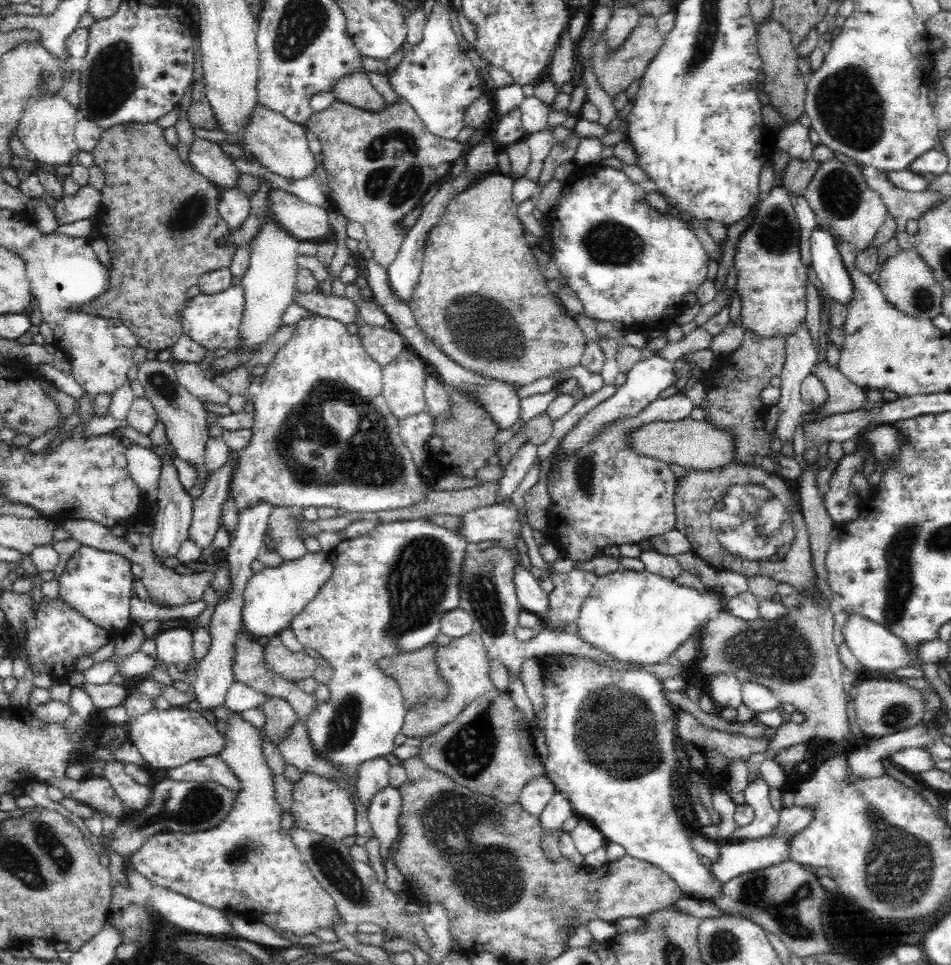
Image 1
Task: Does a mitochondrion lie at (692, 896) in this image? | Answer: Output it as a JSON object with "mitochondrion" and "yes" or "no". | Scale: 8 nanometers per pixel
{"mitochondrion":"no"}

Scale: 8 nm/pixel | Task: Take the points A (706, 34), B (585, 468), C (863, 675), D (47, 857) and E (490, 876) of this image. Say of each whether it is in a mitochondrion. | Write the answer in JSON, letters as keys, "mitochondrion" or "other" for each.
{"A":"mitochondrion","B":"mitochondrion","C":"other","D":"mitochondrion","E":"mitochondrion"}

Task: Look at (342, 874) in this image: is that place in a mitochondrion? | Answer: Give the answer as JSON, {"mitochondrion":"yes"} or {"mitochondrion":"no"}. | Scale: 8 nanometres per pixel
{"mitochondrion":"yes"}

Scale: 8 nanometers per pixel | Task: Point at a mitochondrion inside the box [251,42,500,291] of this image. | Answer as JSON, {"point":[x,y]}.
{"point":[395,175]}

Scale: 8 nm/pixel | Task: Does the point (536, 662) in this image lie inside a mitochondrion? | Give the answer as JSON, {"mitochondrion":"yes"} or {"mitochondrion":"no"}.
{"mitochondrion":"no"}

